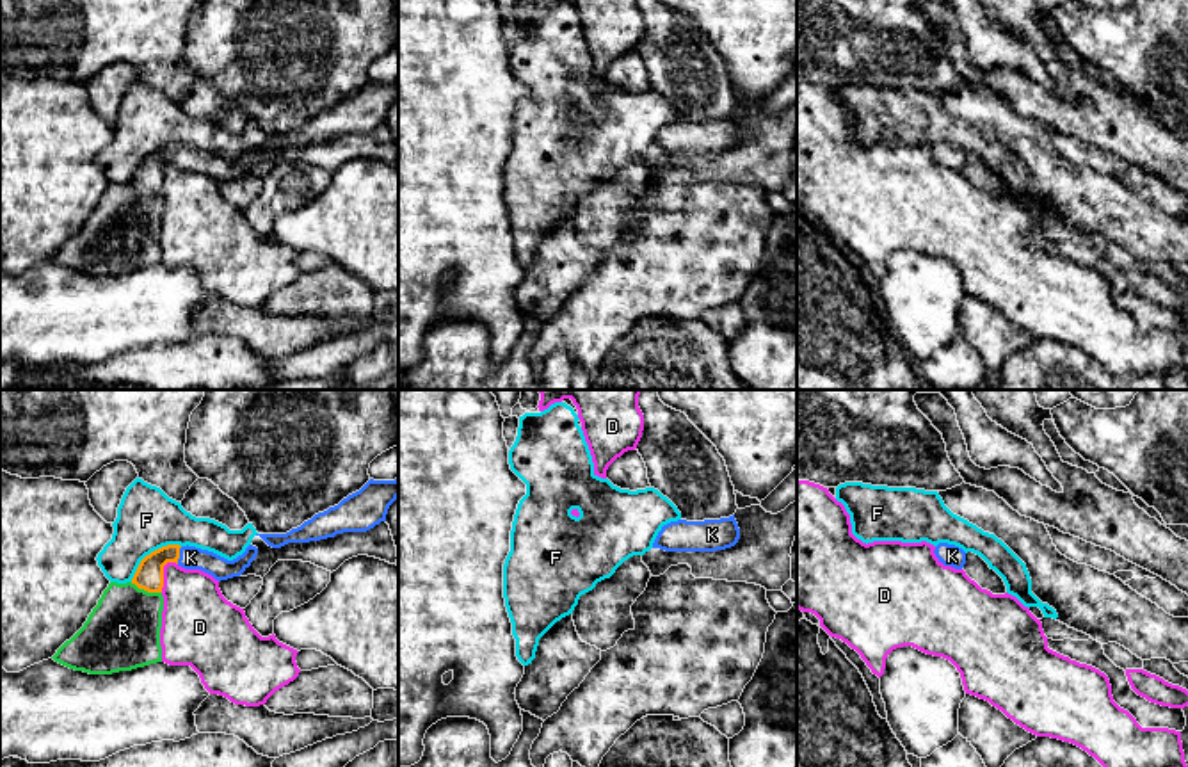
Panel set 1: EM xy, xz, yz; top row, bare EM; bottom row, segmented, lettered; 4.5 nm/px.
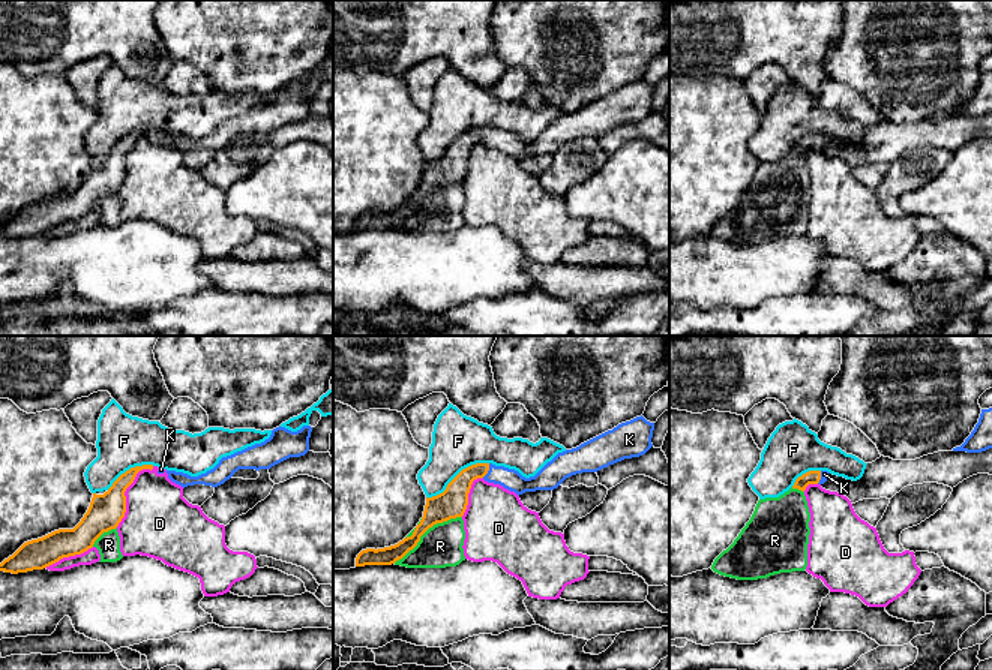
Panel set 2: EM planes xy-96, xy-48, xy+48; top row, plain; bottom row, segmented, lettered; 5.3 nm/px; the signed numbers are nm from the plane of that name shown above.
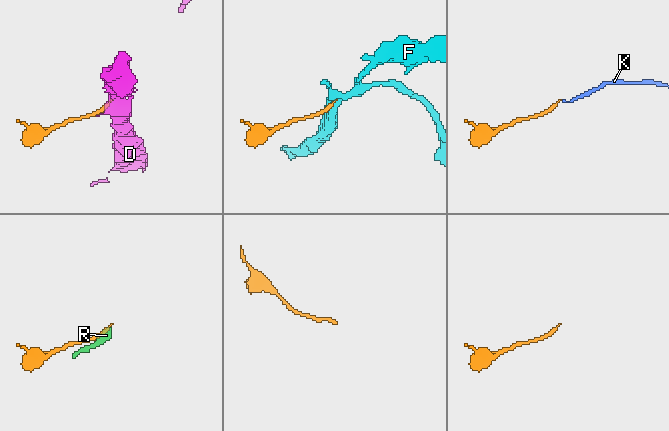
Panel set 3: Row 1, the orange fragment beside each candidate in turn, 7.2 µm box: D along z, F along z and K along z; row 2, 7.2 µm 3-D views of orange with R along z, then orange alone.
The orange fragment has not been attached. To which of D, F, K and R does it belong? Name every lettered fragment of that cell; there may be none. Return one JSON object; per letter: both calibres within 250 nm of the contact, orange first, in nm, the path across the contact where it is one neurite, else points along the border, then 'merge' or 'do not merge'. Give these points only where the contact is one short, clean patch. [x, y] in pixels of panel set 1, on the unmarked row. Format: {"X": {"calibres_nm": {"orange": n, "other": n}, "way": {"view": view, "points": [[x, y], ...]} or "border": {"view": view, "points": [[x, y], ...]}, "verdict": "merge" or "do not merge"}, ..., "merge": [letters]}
{"D": {"calibres_nm": {"orange": 130, "other": 300}, "verdict": "do not merge"}, "F": {"calibres_nm": {"orange": 130, "other": 280}, "border": {"view": "xy", "points": [[180, 146], [162, 146], [152, 152], [130, 182]]}, "verdict": "do not merge"}, "K": {"calibres_nm": {"orange": 130, "other": 110}, "way": {"view": "xy", "points": [[150, 175], [166, 157], [178, 157], [191, 159]]}, "verdict": "merge"}, "R": {"calibres_nm": {"orange": 130, "other": 340}, "verdict": "do not merge"}, "merge": ["K"]}

